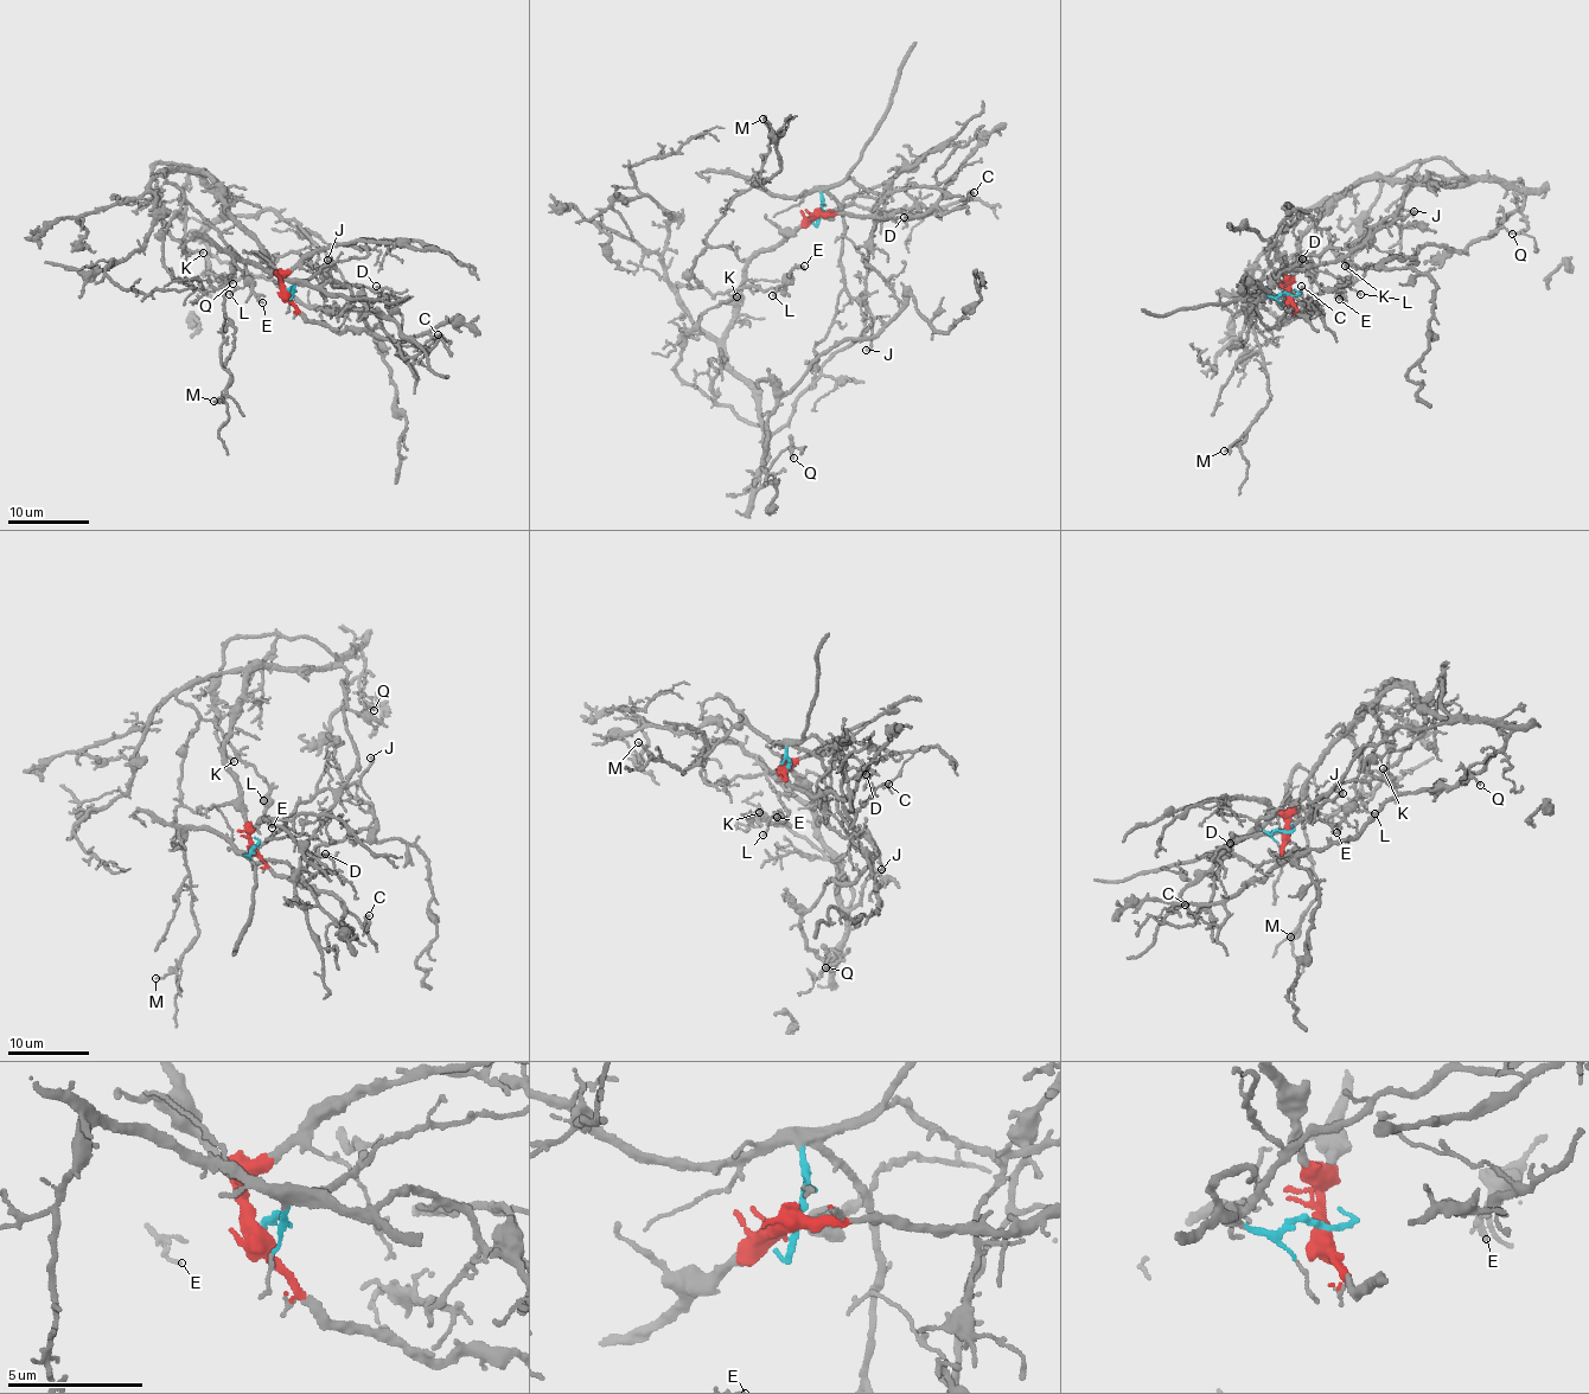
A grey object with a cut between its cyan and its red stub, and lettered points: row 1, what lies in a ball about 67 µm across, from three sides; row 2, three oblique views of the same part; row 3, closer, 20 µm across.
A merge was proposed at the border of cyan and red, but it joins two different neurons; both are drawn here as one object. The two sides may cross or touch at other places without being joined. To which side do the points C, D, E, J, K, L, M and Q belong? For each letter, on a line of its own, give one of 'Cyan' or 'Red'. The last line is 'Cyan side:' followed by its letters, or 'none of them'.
C: Red
D: Cyan
E: Red
J: Cyan
K: Red
L: Red
M: Cyan
Q: Red
Cyan side: D, J, M

